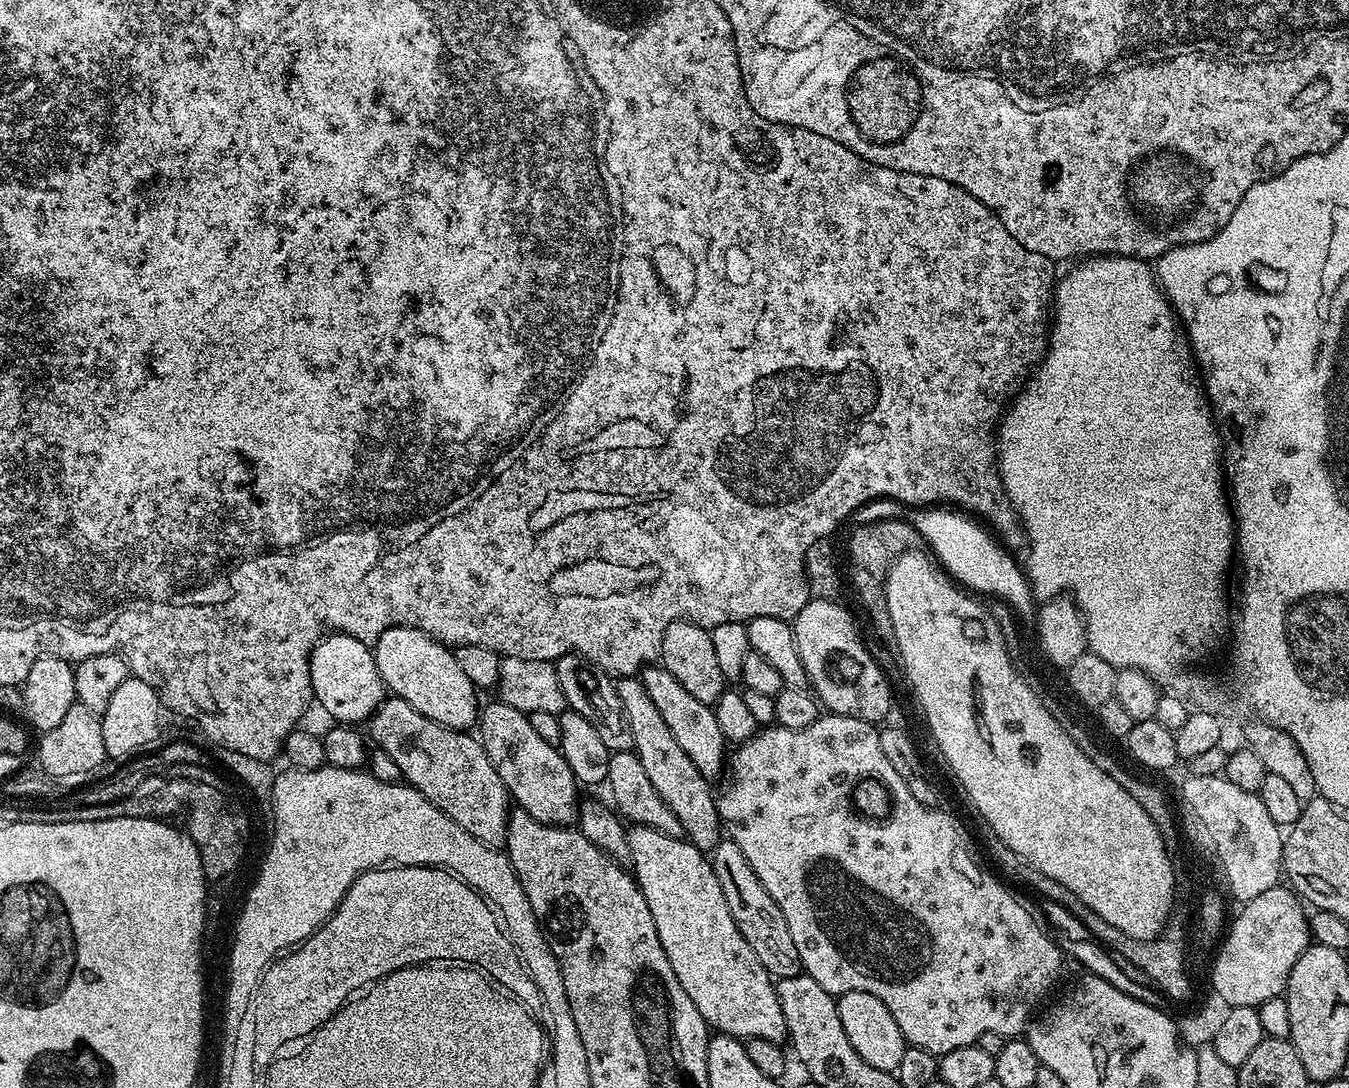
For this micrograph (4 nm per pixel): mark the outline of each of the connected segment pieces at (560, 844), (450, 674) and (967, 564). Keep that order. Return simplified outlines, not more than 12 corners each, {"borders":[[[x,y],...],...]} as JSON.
{"borders":[[[508,813],[516,876],[621,872],[575,827]],[[417,628],[376,640],[385,689],[447,728],[477,723],[456,653]],[[920,506],[915,535],[953,581],[1033,615],[1017,557],[983,523]]]}

